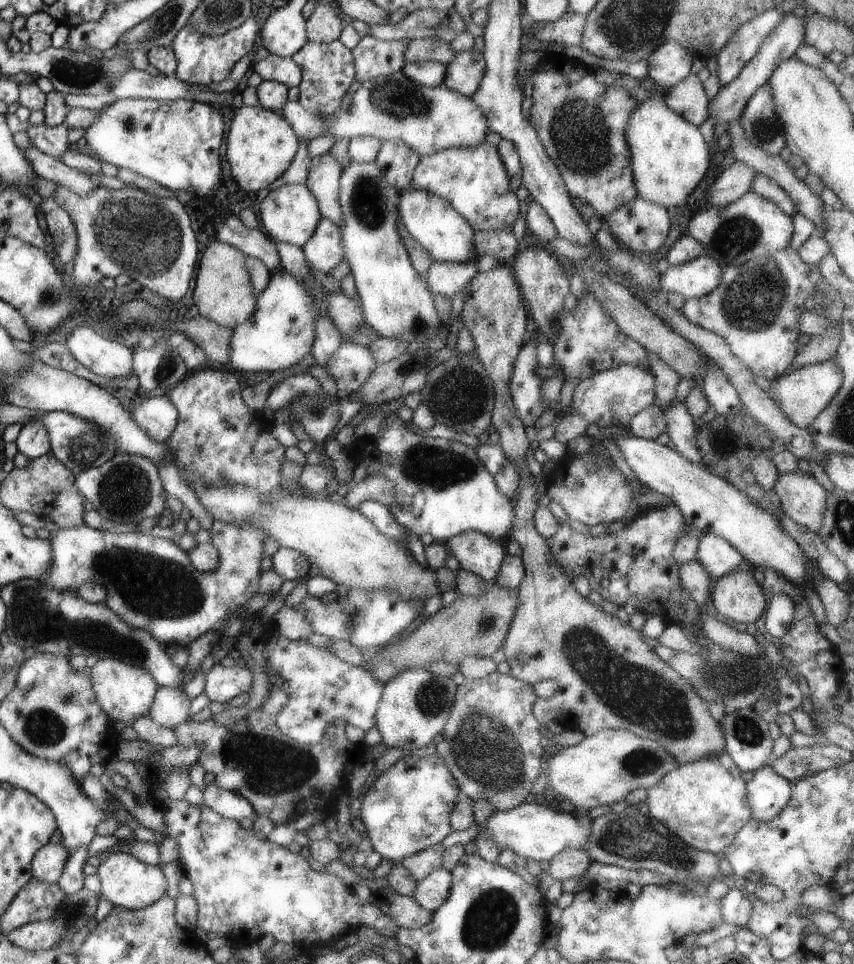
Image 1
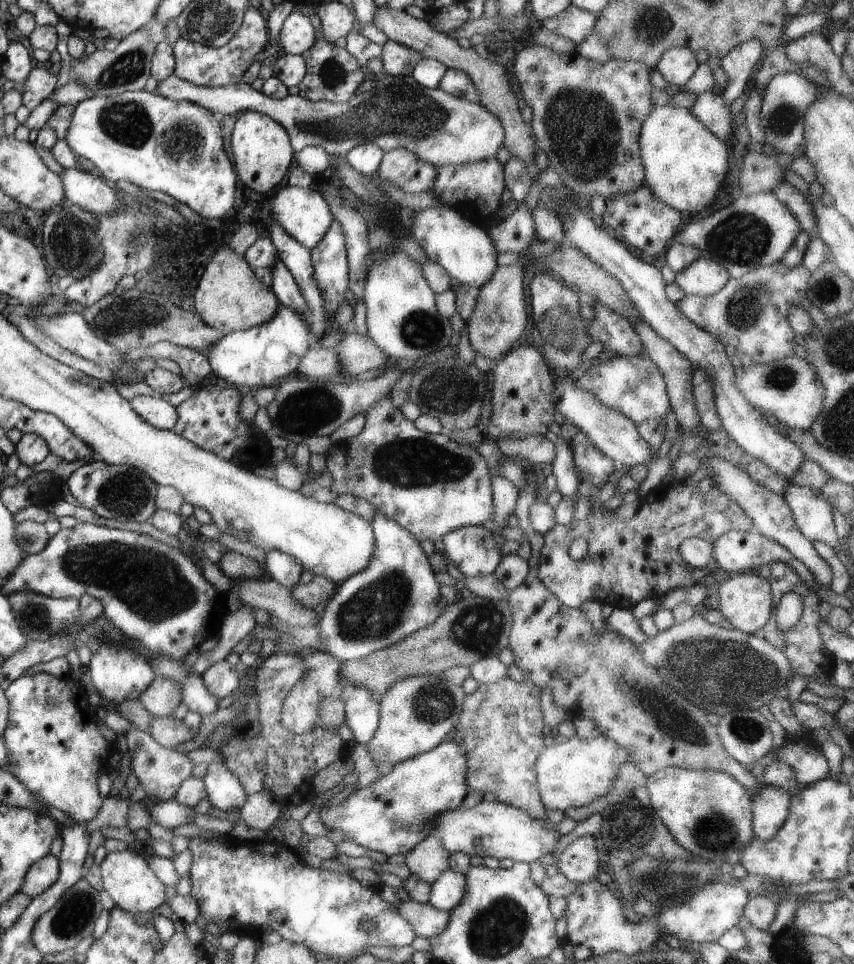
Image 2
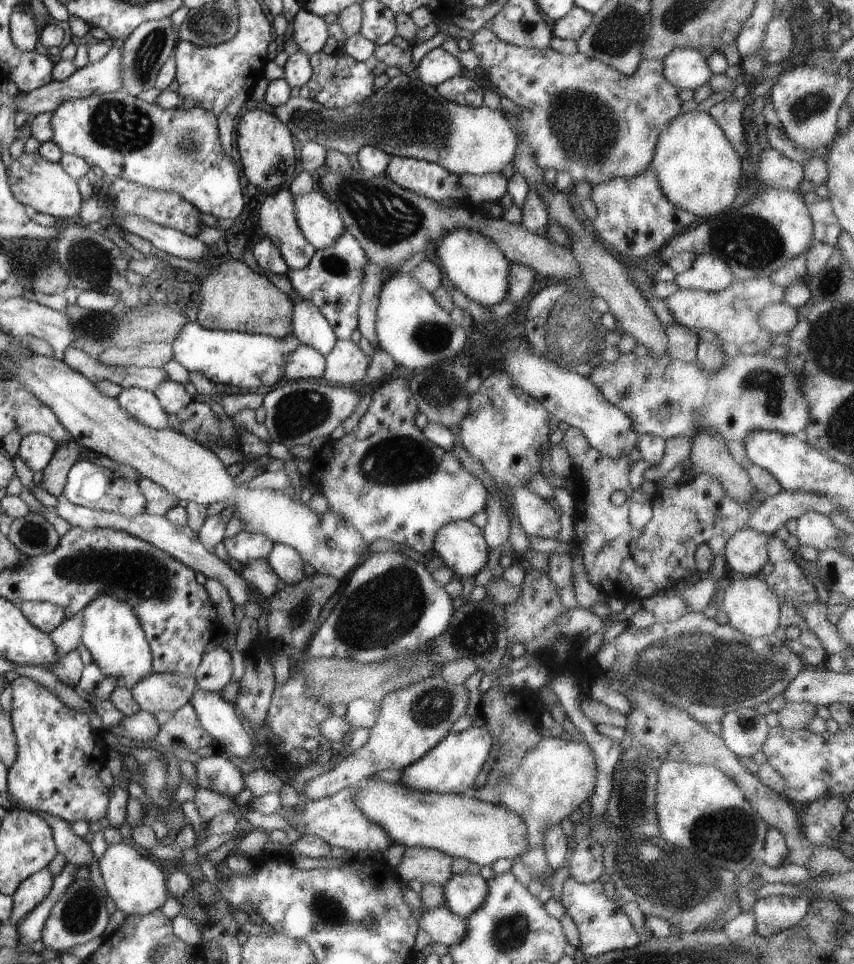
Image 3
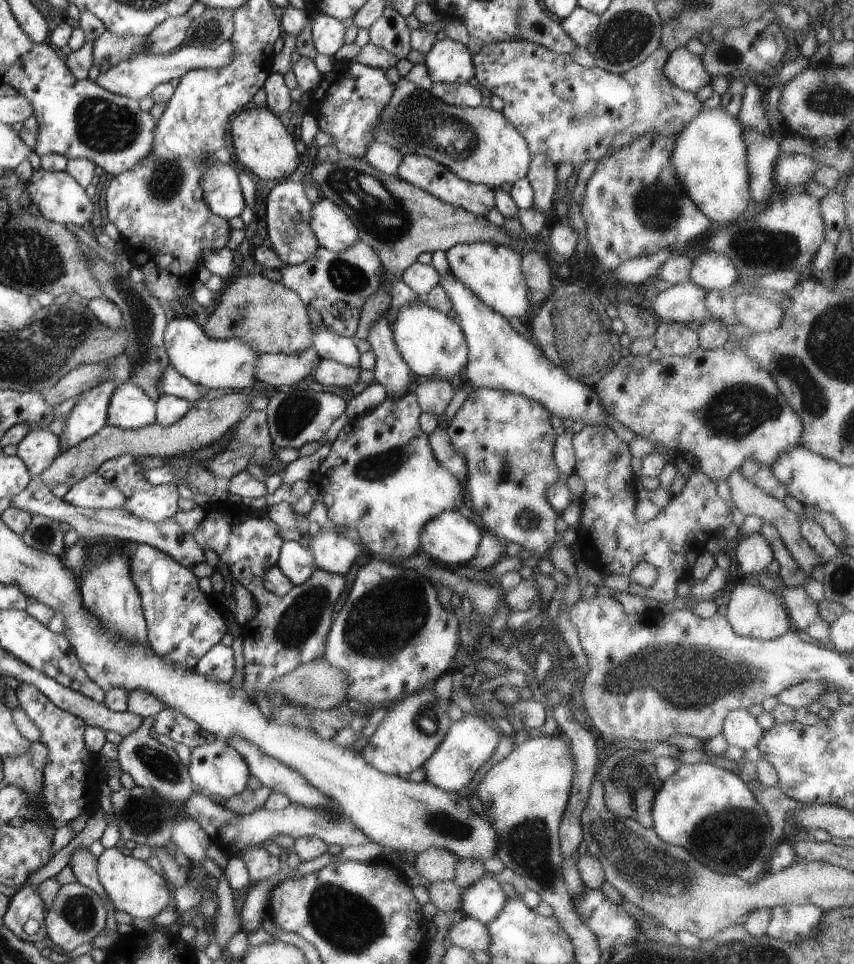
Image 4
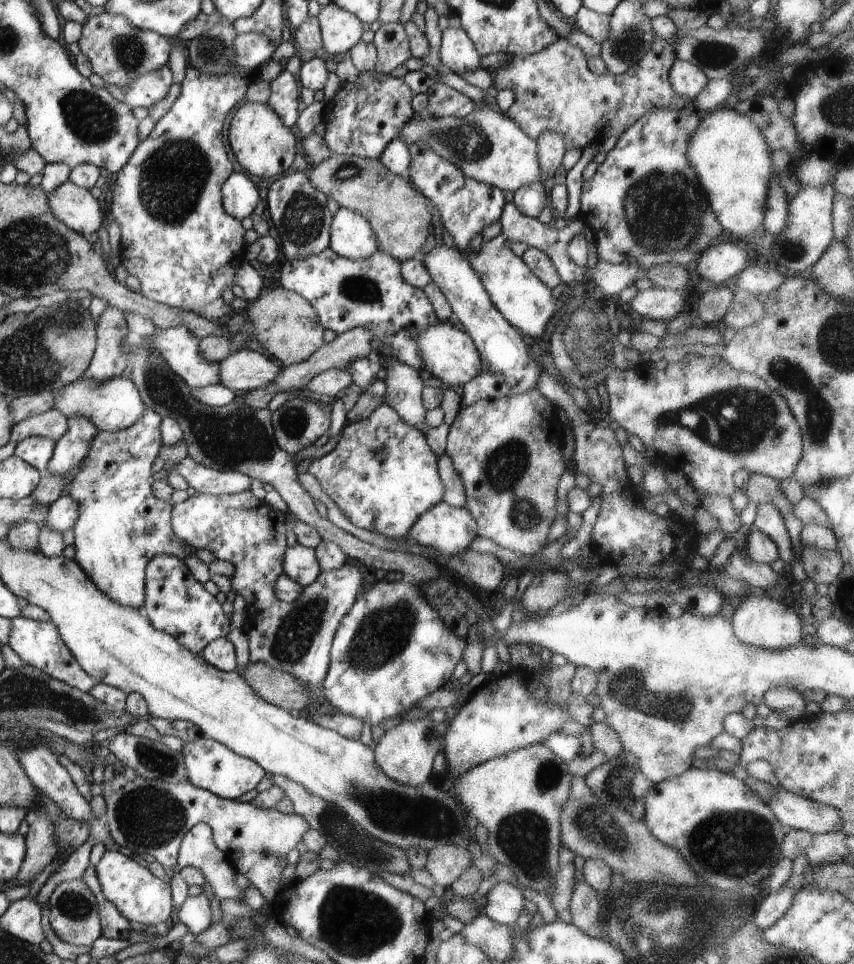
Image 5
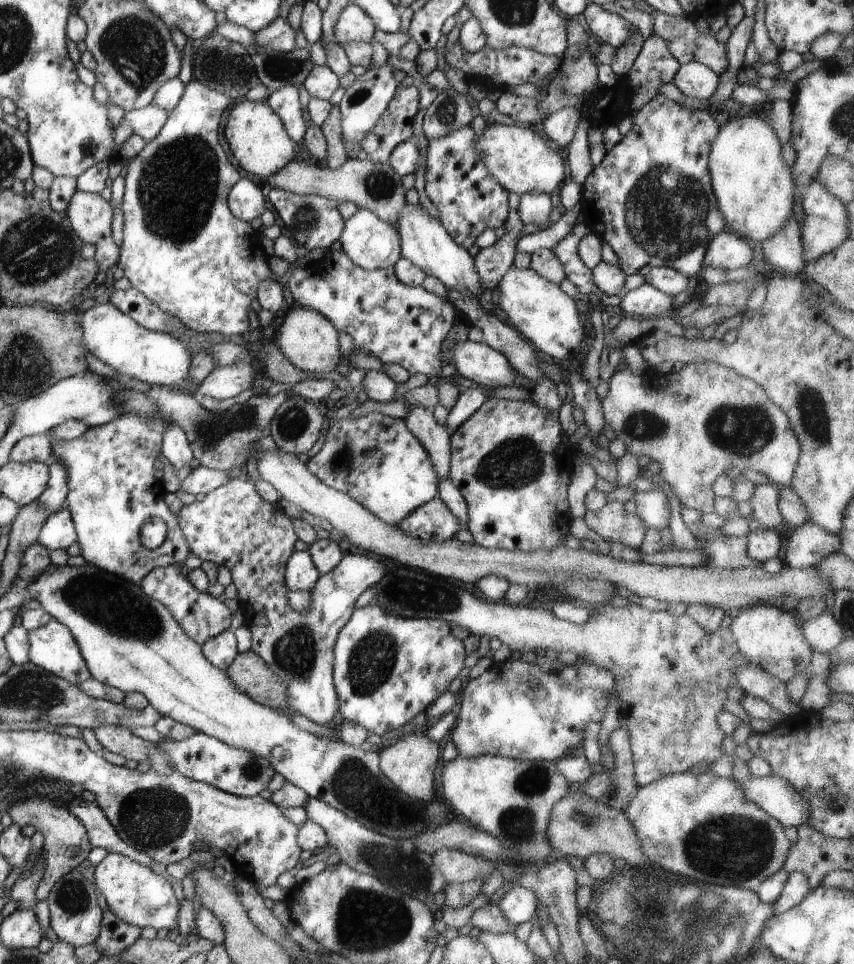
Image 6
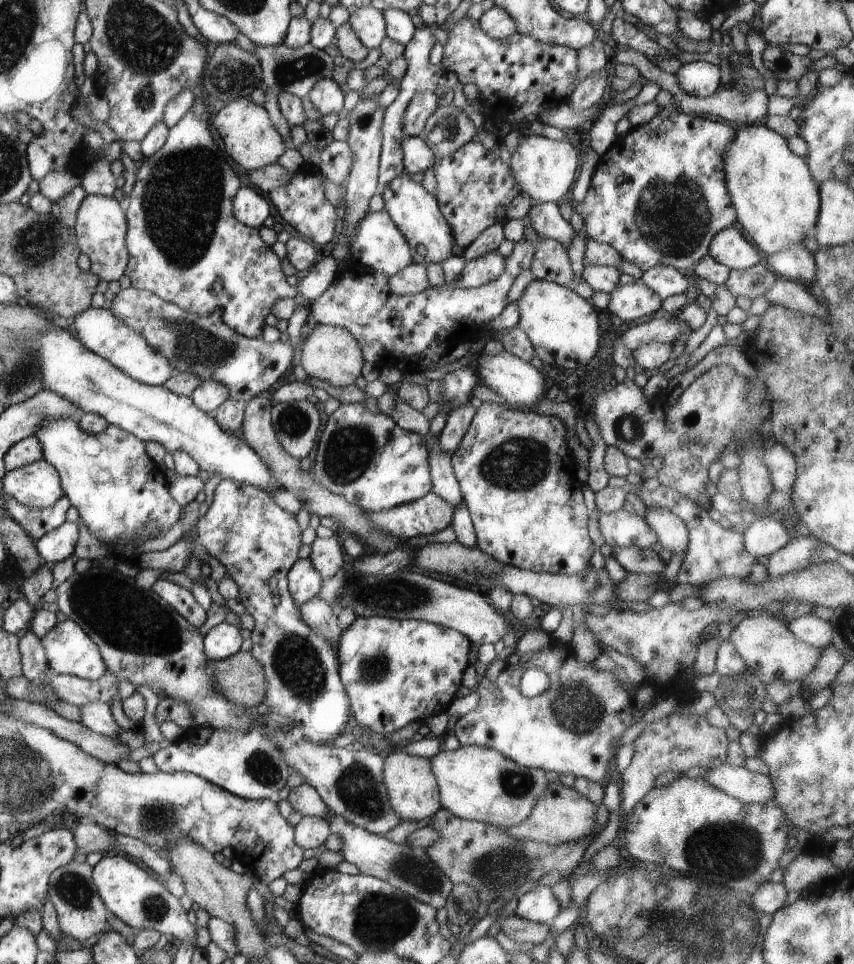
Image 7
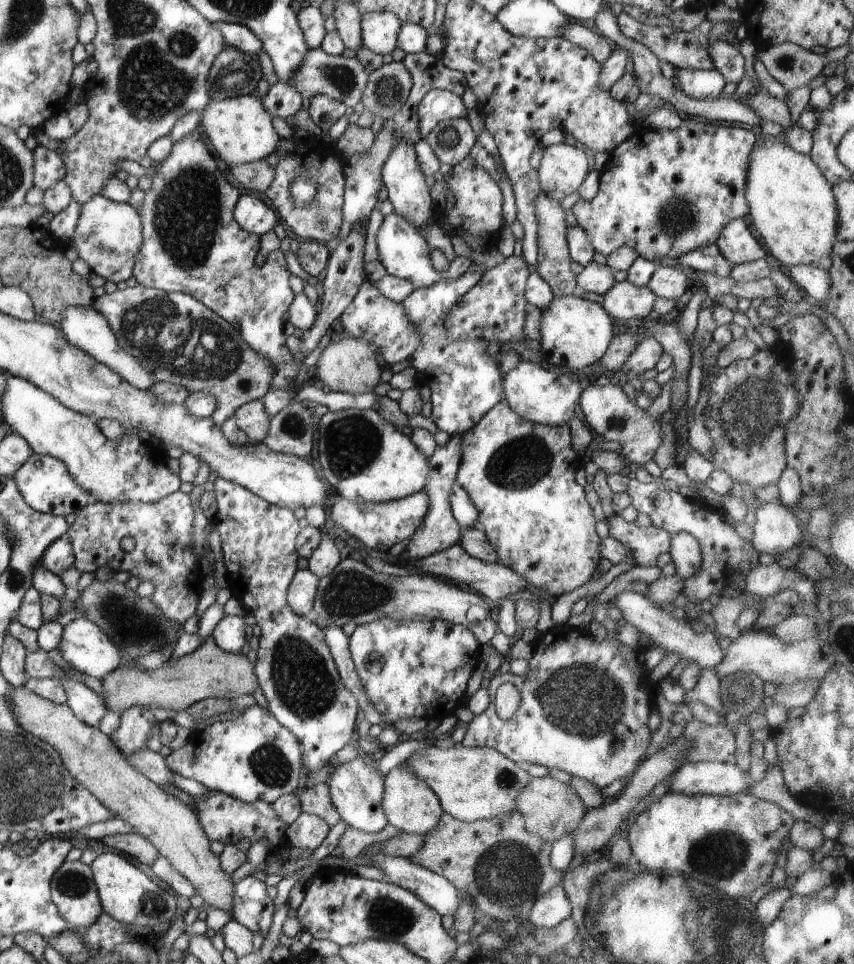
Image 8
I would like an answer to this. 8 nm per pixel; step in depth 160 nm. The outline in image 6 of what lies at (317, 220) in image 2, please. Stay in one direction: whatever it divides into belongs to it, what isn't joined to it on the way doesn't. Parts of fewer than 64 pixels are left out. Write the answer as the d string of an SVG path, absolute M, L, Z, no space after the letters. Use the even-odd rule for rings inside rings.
M358 209L344 221L339 241L341 250L356 266L367 271L393 267L401 256L401 242L397 230L387 222L380 220L377 214L366 209Z

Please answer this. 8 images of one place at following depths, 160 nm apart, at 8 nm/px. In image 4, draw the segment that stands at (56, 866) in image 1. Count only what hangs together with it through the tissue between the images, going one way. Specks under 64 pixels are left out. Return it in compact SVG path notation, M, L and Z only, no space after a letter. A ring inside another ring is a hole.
M34 884L20 888L11 899L7 915L2 916L3 924L21 940L39 948L45 946L48 939L44 928L44 902Z

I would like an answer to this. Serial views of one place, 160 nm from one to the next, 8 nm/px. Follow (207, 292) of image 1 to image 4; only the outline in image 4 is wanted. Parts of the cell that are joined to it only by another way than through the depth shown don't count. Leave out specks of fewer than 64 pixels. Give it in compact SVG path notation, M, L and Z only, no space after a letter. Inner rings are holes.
M260 274L238 276L226 281L218 298L203 326L214 340L244 340L258 355L290 356L312 348L314 327L308 315L308 306L296 292L281 283L272 282Z

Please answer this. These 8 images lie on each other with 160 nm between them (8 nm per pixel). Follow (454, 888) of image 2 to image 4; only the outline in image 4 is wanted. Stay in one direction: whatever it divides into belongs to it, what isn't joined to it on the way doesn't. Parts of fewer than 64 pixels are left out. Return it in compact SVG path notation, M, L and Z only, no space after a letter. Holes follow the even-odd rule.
M481 878L462 891L462 914L483 924L496 920L509 897L508 887L494 878Z

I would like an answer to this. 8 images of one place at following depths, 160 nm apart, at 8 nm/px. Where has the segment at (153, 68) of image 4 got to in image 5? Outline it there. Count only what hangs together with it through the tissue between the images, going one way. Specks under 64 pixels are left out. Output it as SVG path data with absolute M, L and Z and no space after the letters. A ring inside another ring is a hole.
M239 32L234 40L234 46L232 46L232 50L234 50L232 66L234 68L255 69L265 61L272 59L278 46L278 44L272 44L262 34ZM169 64L159 71L150 72L146 76L140 76L140 80L132 80L128 88L124 88L124 102L132 110L137 107L150 108L168 96L168 92L174 84L173 74Z

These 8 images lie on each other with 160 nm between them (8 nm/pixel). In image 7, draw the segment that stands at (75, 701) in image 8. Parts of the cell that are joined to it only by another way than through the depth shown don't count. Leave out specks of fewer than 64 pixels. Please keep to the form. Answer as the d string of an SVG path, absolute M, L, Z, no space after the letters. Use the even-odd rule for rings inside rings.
M93 702L82 705L80 723L96 734L111 738L116 743L120 739L121 728L118 726L112 713L110 705L105 702Z

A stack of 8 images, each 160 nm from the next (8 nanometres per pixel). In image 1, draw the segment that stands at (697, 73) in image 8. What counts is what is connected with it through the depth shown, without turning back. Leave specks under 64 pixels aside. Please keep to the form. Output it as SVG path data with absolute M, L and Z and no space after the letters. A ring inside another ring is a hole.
M662 44L648 56L648 76L663 87L676 86L692 72L693 57L680 44Z

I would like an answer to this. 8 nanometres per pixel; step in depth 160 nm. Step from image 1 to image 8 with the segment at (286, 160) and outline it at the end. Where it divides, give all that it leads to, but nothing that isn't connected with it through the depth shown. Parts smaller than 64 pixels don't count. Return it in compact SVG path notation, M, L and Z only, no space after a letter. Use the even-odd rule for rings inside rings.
M257 94L240 95L217 101L212 98L200 113L204 134L216 149L221 160L228 165L250 164L278 152L281 138L272 126L271 114Z

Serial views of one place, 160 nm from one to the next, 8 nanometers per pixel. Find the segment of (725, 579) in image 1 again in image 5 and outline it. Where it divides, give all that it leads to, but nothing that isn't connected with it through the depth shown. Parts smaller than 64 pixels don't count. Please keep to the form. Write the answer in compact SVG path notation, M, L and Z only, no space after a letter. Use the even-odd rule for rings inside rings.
M754 591L750 593L746 600L734 610L734 614L731 617L732 629L734 635L740 642L748 644L748 646L756 646L756 648L764 648L764 650L786 650L786 648L792 648L792 646L798 646L802 643L802 616L794 611L788 601L773 600L768 594L759 593Z

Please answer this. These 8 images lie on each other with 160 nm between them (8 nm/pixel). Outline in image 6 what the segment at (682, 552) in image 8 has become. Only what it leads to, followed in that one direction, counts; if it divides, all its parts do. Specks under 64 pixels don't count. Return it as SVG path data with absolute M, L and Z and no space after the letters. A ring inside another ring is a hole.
M651 489L647 492L638 492L634 496L637 515L645 522L646 527L654 527L662 531L669 526L670 507L664 492Z

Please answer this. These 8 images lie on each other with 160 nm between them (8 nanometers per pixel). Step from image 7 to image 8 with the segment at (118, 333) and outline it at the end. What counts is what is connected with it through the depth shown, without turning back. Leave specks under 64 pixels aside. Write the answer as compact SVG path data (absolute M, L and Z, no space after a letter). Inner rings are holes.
M70 307L63 311L63 320L57 324L64 334L68 336L68 340L81 348L88 355L92 355L97 361L108 365L114 369L120 376L123 376L129 383L136 388L149 389L156 384L155 376L152 371L144 366L138 357L132 356L132 353L125 351L118 342L112 327L104 318L104 315L98 312L94 307Z

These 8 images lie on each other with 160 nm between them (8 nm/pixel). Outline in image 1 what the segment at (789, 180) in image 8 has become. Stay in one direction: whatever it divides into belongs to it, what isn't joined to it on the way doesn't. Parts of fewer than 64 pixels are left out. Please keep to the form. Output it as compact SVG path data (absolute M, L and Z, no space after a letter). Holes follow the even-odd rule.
M658 94L636 108L628 120L626 142L630 150L637 196L668 210L689 198L706 176L713 155L700 128L674 112Z

